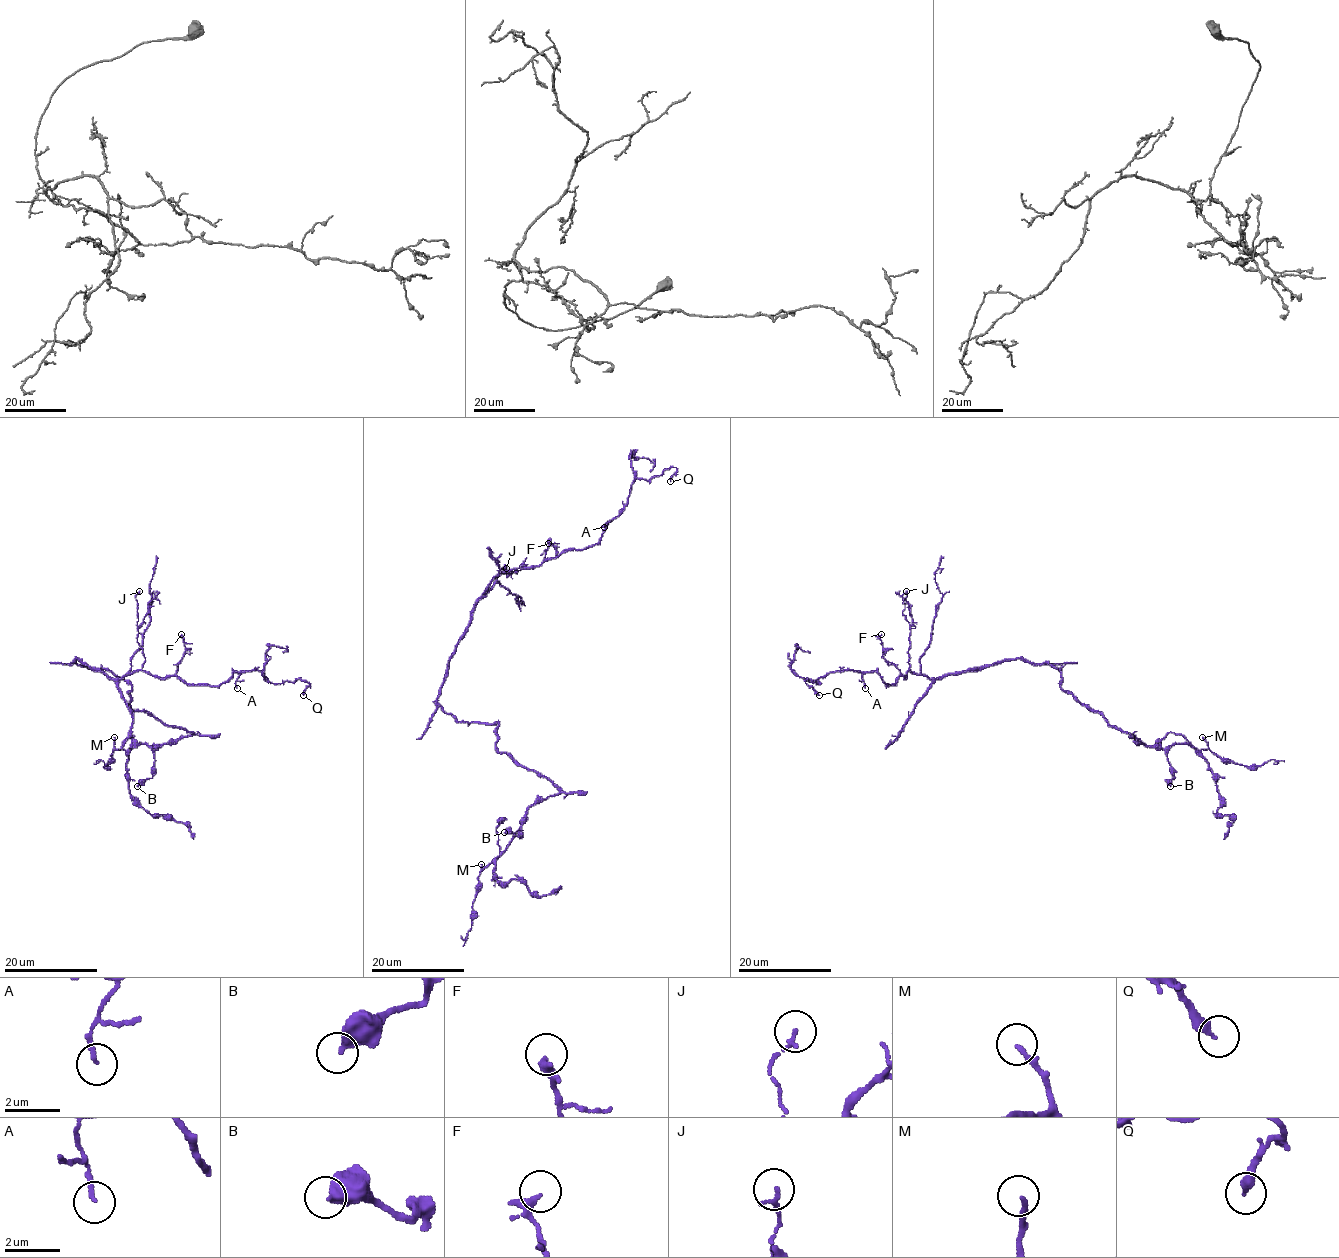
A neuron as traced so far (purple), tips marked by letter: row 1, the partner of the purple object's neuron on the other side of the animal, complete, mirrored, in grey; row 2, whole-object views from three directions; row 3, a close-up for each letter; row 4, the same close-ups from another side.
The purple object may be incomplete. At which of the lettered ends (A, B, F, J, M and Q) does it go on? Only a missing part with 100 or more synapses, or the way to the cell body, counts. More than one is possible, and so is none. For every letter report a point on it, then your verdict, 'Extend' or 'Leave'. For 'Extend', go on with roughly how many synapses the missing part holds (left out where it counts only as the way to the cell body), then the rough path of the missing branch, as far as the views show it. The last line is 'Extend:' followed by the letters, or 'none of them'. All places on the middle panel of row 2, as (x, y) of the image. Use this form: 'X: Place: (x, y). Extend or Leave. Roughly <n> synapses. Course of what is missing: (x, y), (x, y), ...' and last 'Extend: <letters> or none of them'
A: Place: (604, 527). Leave
B: Place: (504, 832). Leave
F: Place: (548, 543). Leave
J: Place: (506, 568). Leave
M: Place: (481, 864). Leave
Q: Place: (670, 481). Leave
Extend: none of them

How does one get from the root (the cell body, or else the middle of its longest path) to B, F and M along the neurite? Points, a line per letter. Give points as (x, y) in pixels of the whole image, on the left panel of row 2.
B: (74, 663), (111, 670), (131, 685), (133, 710), (145, 710), (192, 734), (158, 746), (152, 777), (137, 786)
F: (74, 663), (70, 664), (77, 659), (114, 678), (136, 670), (170, 677), (184, 655), (181, 634)
M: (74, 663), (111, 670), (131, 685), (133, 710), (192, 734), (156, 749), (116, 749), (114, 737)

